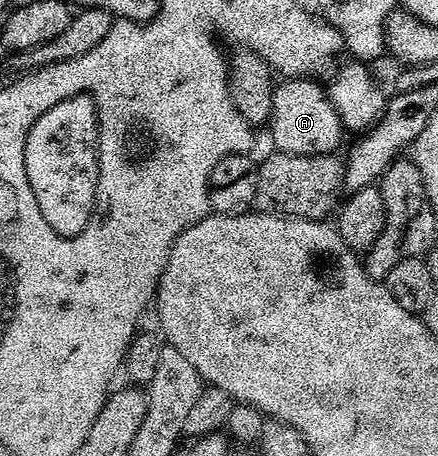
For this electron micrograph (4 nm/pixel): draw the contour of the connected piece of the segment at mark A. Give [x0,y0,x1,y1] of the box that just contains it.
[269,79,345,157]

